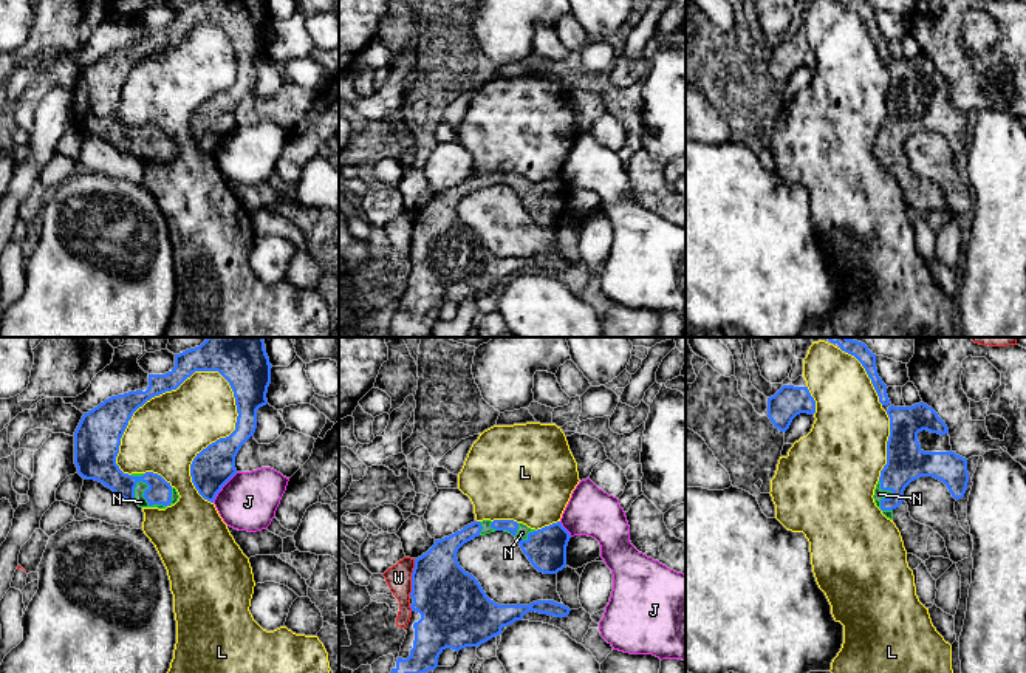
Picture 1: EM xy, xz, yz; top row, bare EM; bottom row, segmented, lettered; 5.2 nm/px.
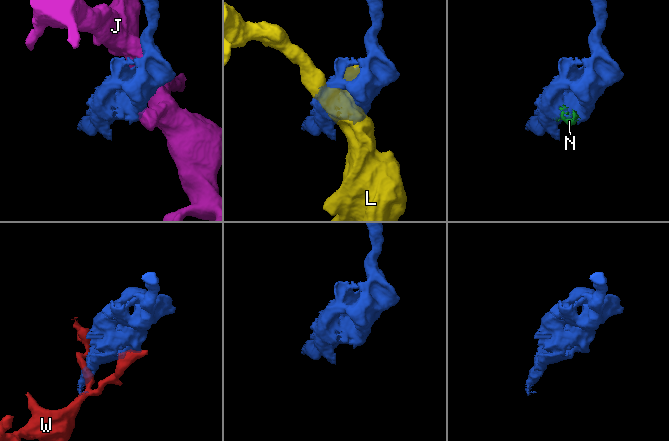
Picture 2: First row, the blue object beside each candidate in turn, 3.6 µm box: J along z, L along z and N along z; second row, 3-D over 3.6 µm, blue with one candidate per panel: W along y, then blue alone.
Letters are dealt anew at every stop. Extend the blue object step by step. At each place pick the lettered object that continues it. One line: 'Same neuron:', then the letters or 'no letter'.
Same neuron: N

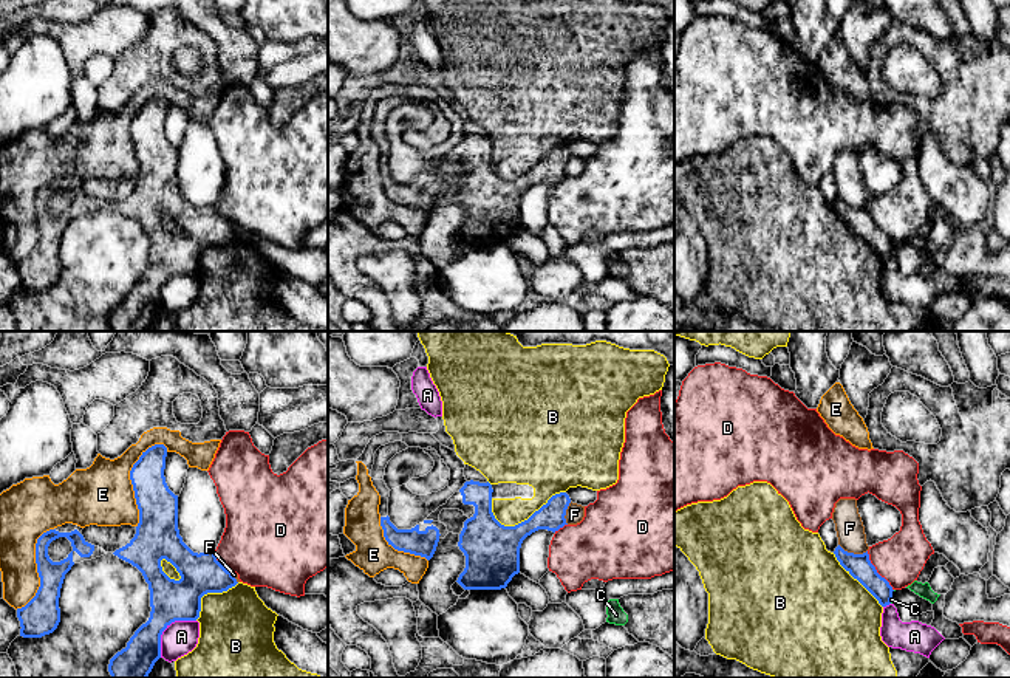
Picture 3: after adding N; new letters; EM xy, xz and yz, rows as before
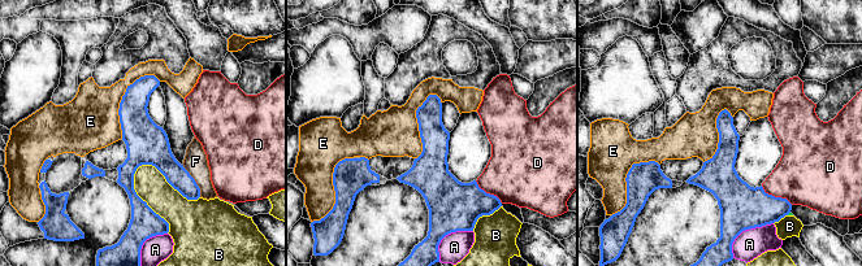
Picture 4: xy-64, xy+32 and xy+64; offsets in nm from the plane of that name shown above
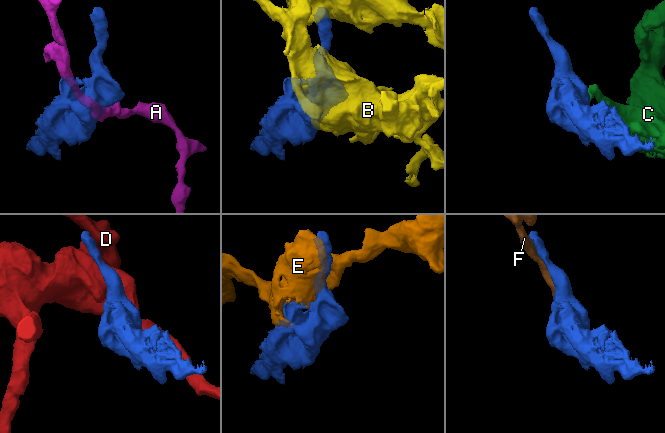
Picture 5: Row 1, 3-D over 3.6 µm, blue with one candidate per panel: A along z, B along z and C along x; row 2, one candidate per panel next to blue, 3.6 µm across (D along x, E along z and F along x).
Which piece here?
Same neuron: no letter

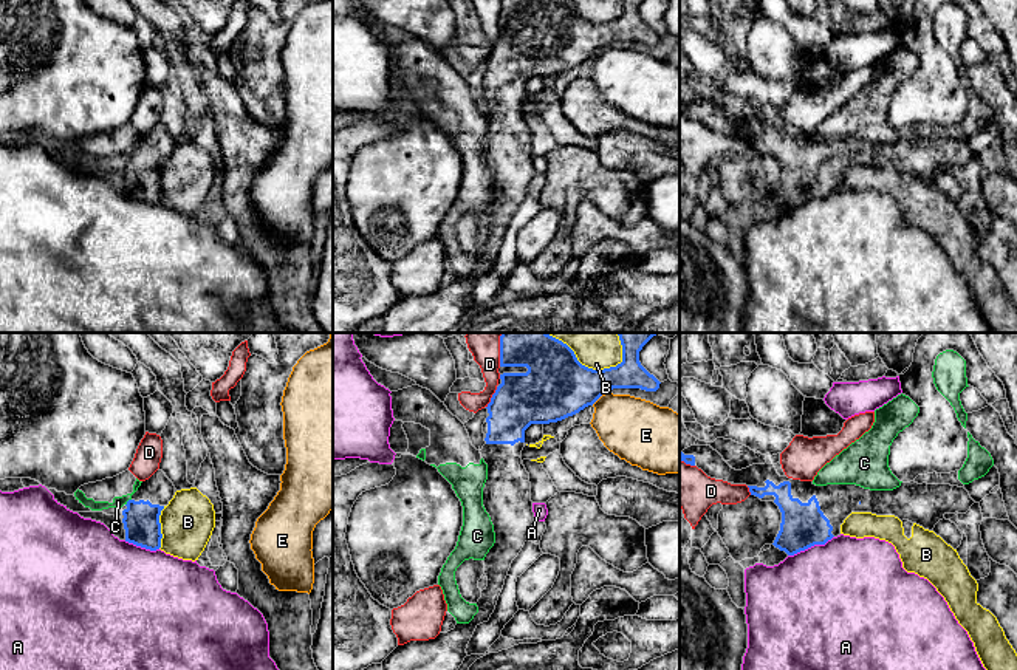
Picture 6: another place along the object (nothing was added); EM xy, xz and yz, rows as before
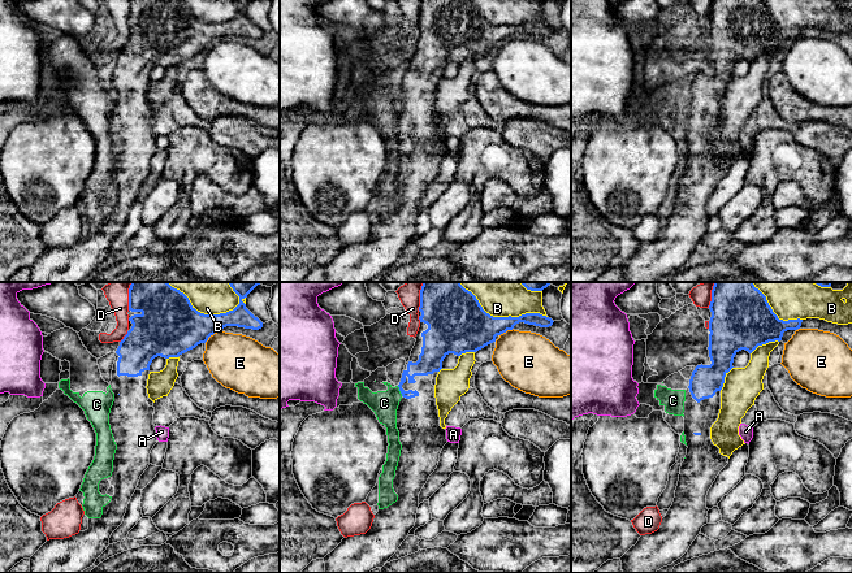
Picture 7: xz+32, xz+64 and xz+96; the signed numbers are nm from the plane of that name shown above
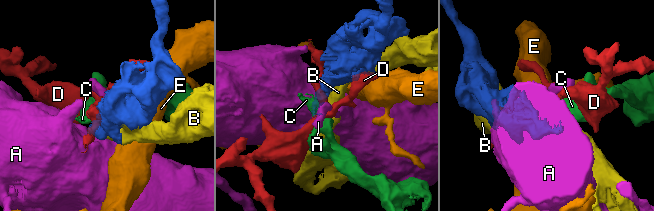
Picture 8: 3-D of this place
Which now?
Same neuron: no letter

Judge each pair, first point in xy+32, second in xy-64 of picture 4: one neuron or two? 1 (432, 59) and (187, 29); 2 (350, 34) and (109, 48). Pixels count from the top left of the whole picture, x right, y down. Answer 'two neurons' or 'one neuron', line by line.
1: two neurons
2: two neurons

